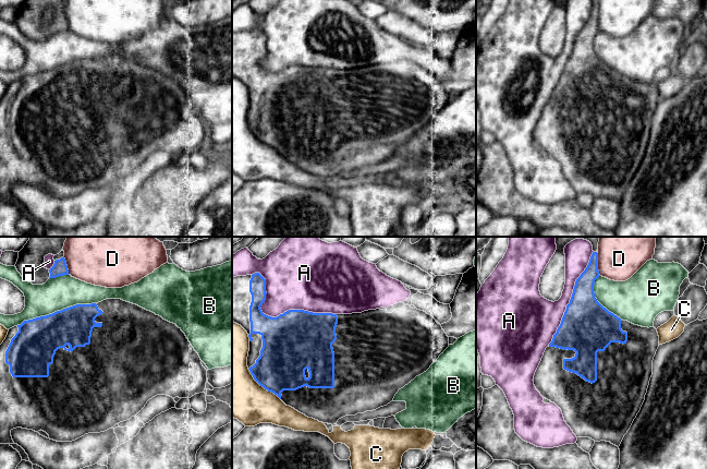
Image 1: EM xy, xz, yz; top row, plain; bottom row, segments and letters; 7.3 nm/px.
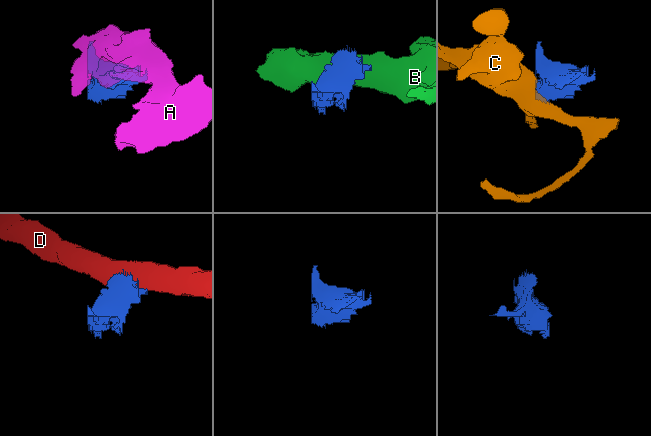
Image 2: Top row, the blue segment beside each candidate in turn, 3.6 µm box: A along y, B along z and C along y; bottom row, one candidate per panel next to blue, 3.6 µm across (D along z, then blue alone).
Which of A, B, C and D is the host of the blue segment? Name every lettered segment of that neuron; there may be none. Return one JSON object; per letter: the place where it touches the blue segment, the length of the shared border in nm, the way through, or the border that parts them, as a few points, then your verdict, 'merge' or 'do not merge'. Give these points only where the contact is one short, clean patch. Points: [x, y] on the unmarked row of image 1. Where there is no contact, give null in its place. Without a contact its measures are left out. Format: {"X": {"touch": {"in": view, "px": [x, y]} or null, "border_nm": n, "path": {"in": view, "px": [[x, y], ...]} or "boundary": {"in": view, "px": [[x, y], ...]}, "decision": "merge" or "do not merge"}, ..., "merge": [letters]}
{"A": {"touch": {"in": "xz", "px": [277, 72]}, "border_nm": 700, "decision": "do not merge"}, "B": {"touch": {"in": "xy", "px": [57, 67]}, "border_nm": 600, "decision": "do not merge"}, "C": {"touch": {"in": "xz", "px": [263, 142]}, "border_nm": 340, "decision": "do not merge"}, "D": {"touch": {"in": "yz", "px": [597, 20]}, "border_nm": 170, "decision": "do not merge"}, "merge": []}

